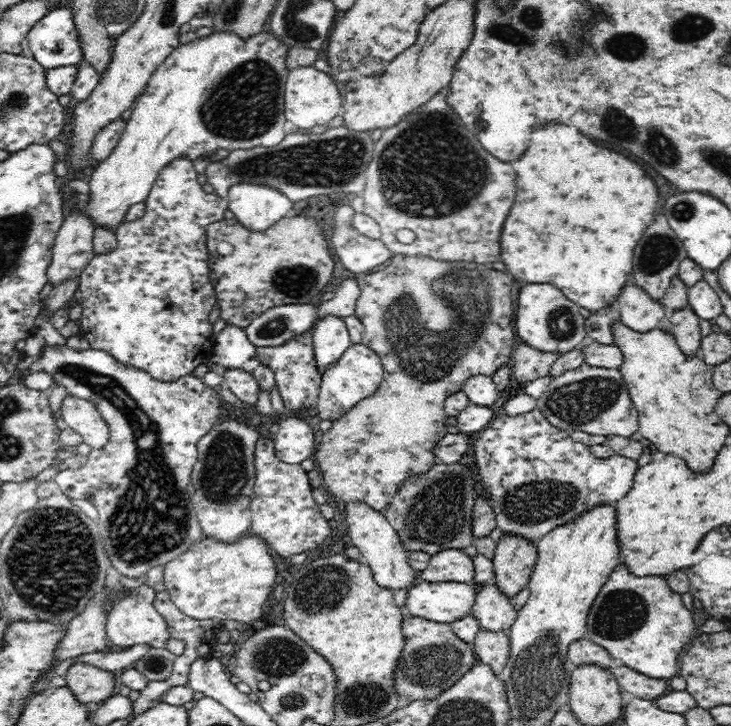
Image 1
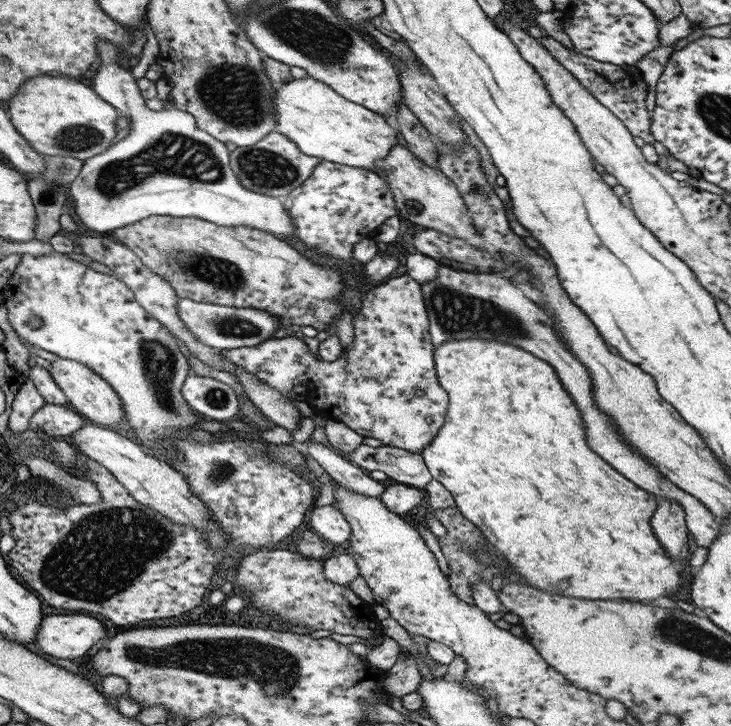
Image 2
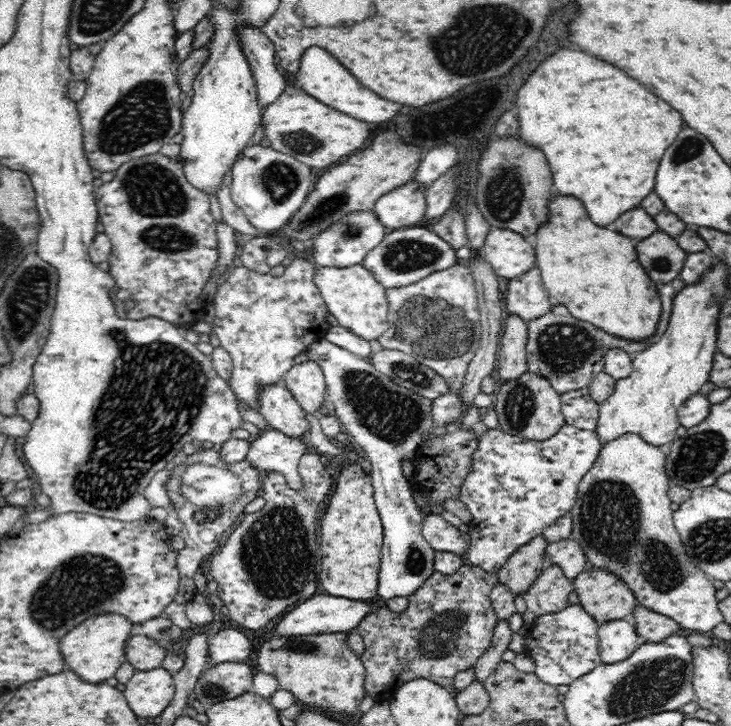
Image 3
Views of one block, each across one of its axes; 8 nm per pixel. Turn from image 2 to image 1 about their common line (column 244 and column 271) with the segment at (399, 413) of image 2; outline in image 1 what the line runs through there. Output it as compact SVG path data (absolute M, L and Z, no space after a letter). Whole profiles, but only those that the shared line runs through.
M346 279L337 289L334 290L334 297L330 300L319 300L316 303L316 322L312 329L304 331L302 334L284 342L280 346L258 347L257 357L261 364L269 369L275 376L275 388L279 392L285 407L290 412L302 412L315 408L320 390L321 374L316 368L314 360L313 331L320 320L327 316L335 316L345 319L347 316L355 314L355 304L360 296L360 287L358 281Z

